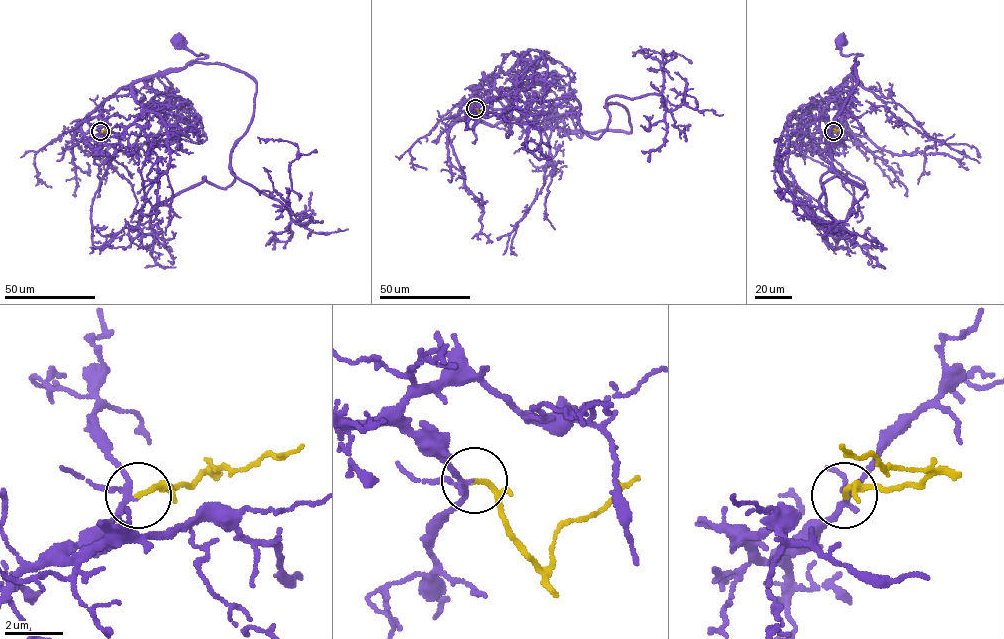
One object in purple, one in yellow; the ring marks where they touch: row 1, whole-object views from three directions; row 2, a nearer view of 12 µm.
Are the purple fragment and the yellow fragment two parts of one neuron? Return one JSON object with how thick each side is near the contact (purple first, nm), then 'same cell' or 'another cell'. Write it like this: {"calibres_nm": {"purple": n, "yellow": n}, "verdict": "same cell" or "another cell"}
{"calibres_nm": {"purple": 170, "yellow": 120}, "verdict": "same cell"}

